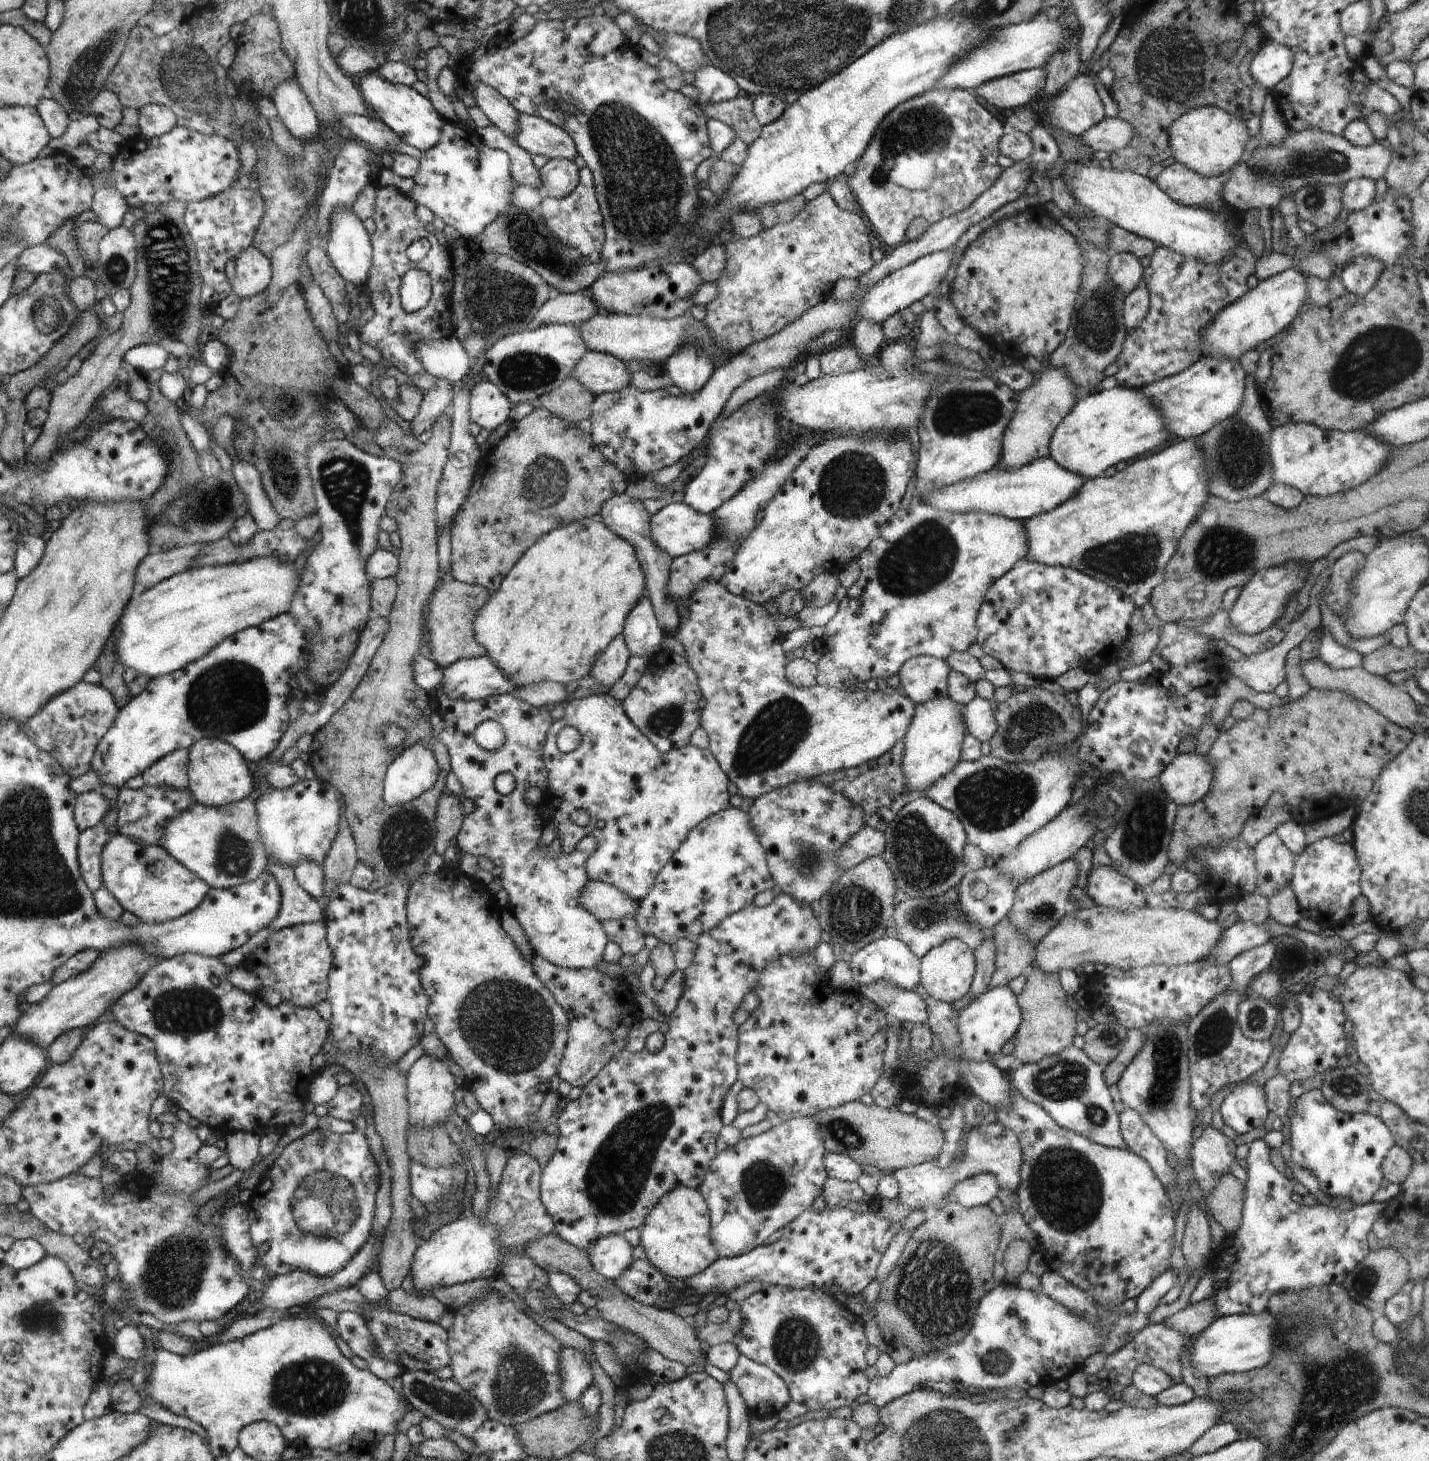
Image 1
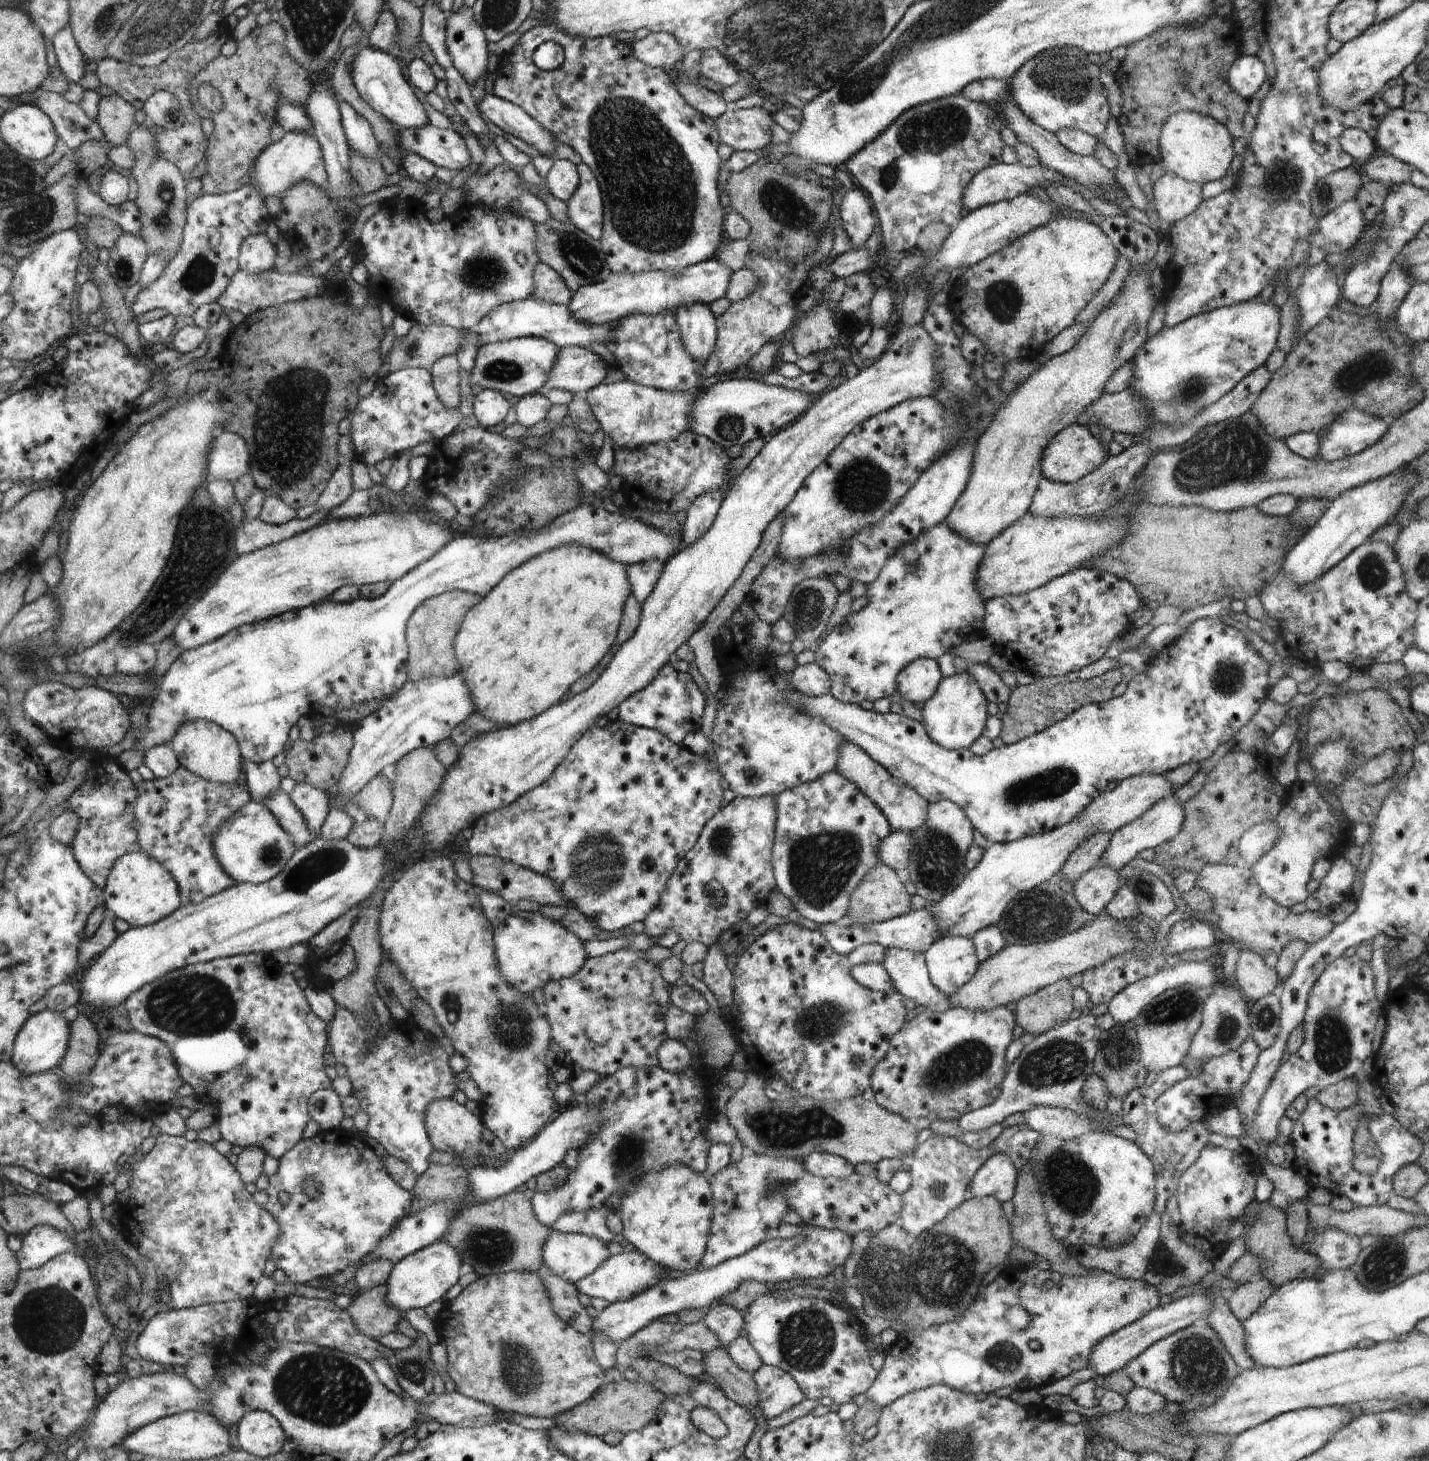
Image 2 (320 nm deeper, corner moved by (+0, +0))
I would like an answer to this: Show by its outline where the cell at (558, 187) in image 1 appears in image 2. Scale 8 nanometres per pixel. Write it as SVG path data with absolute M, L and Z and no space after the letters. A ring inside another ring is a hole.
M553 159L553 165L545 178L546 188L552 197L567 202L577 189L578 183L579 172L574 163L566 159Z

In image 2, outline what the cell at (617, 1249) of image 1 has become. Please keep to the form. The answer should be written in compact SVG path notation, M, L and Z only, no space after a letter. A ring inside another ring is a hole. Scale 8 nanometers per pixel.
M552 1230L542 1247L543 1264L574 1284L592 1274L609 1256L603 1240L580 1233Z

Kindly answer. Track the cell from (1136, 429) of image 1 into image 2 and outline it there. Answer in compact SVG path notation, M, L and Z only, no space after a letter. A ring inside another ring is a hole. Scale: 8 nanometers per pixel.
M1076 422L1063 428L1049 440L1041 460L1041 471L1045 479L1059 483L1075 483L1095 471L1107 458L1099 438L1088 426Z

